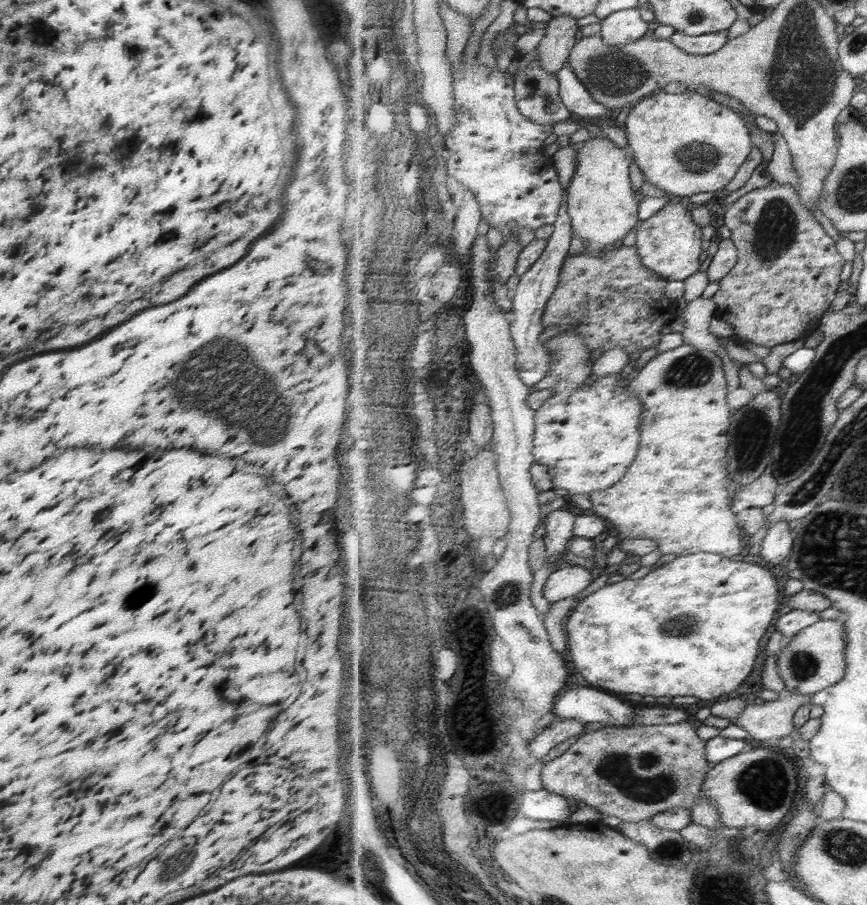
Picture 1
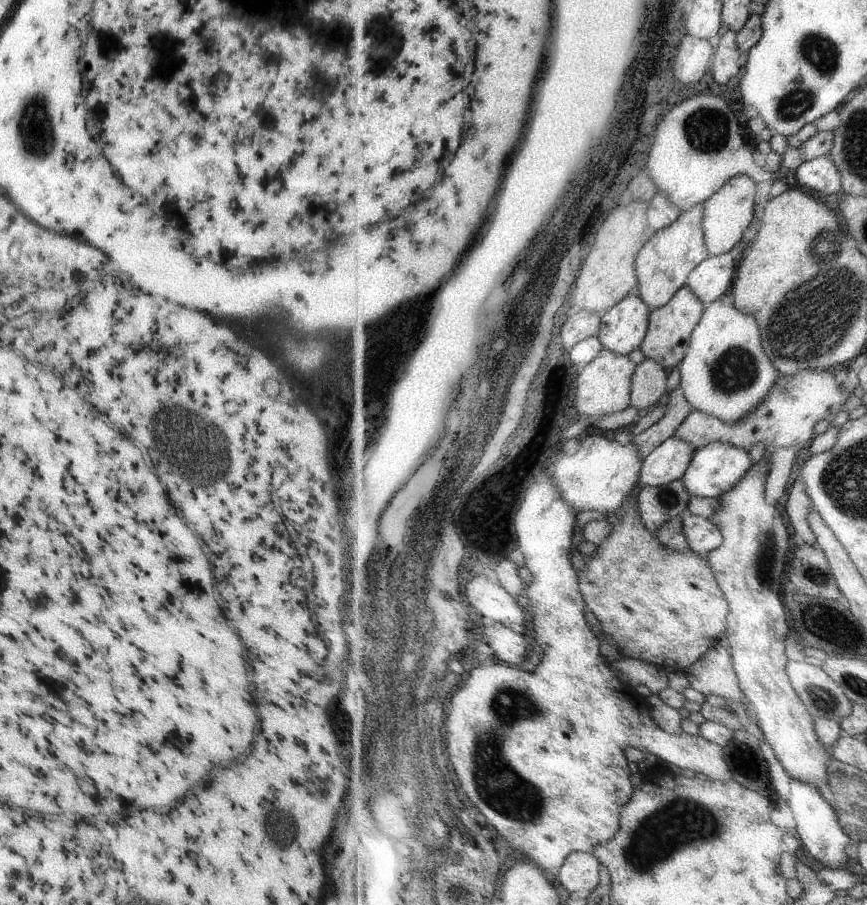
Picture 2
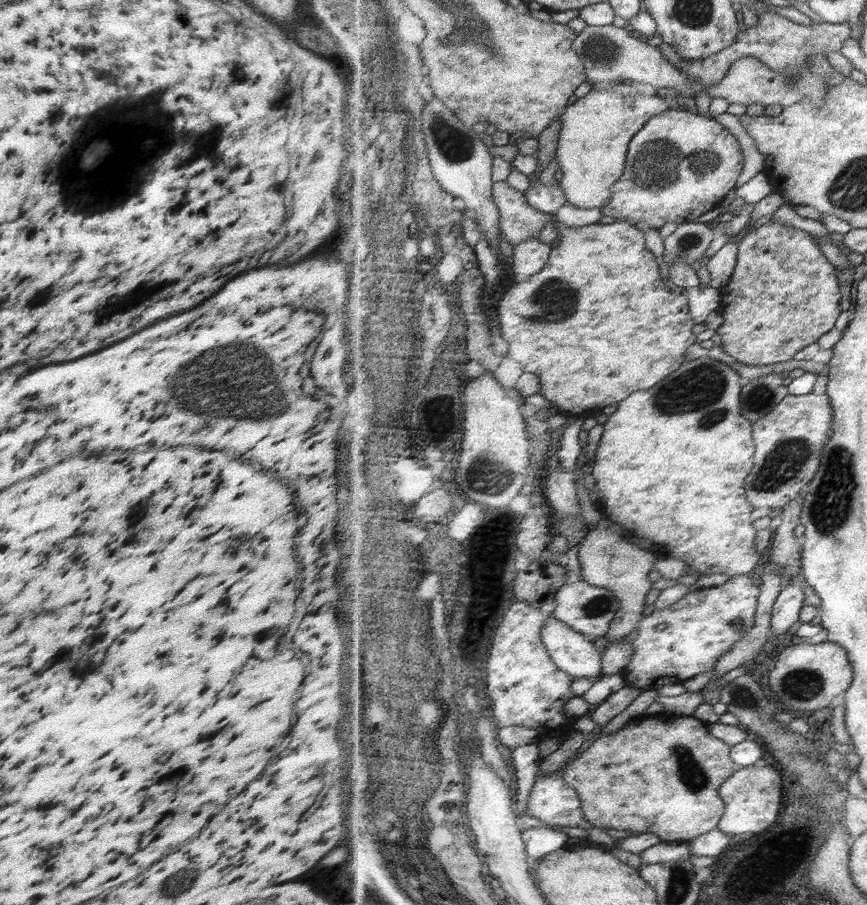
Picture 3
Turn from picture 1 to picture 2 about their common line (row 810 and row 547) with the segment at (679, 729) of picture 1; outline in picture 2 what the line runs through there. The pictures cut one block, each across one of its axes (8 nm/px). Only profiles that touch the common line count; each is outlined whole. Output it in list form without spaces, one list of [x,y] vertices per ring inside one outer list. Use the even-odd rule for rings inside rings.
[[[636,489],[635,494],[631,494],[625,500],[624,504],[617,511],[613,512],[613,514],[607,514],[607,518],[614,524],[614,529],[610,537],[601,546],[597,547],[598,551],[593,559],[586,560],[584,568],[577,571],[578,578],[580,579],[580,589],[584,594],[584,599],[590,611],[601,622],[601,628],[616,640],[617,646],[621,648],[622,656],[638,658],[655,664],[659,669],[664,669],[666,672],[685,673],[686,668],[688,669],[691,665],[695,665],[697,662],[703,660],[708,650],[717,645],[719,637],[726,632],[728,628],[729,601],[725,596],[724,590],[720,587],[712,566],[703,560],[703,558],[699,558],[699,553],[693,551],[691,548],[689,551],[678,551],[667,547],[665,542],[661,541],[655,535],[655,530],[646,526],[638,514],[637,491],[638,489]]]

